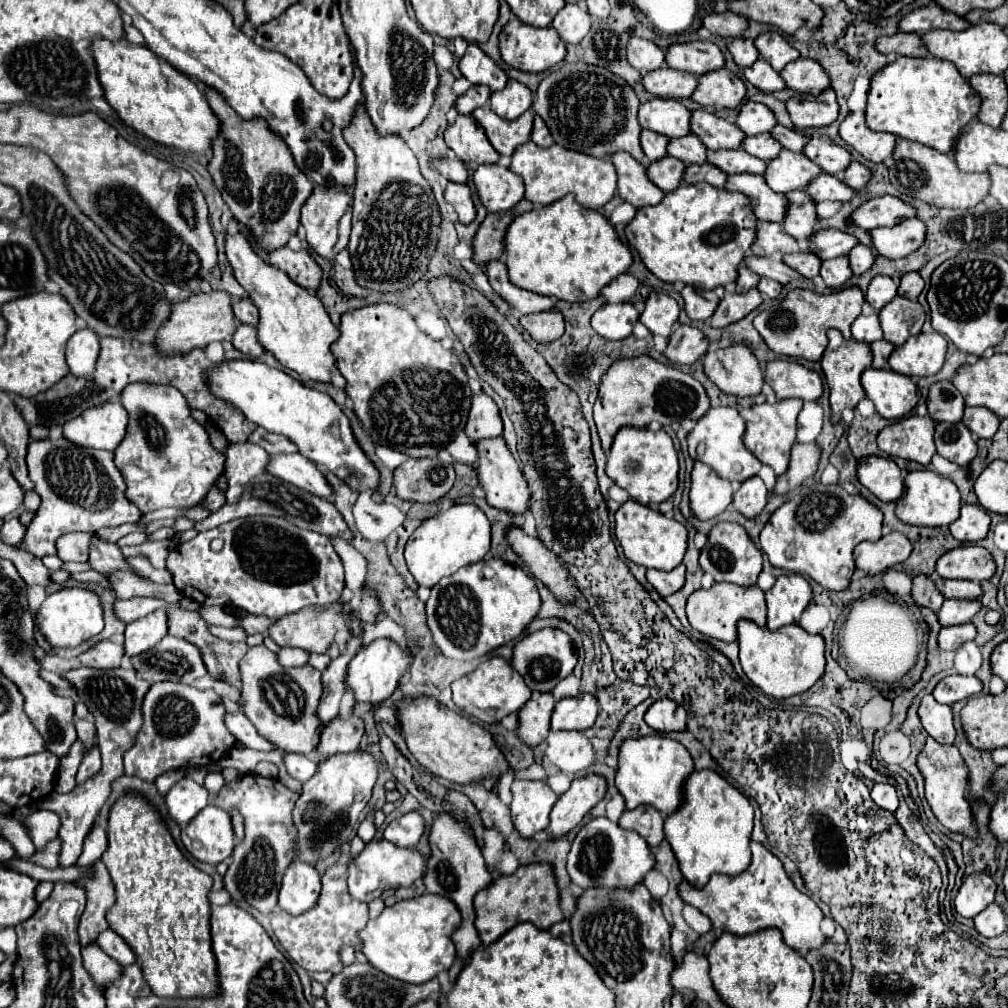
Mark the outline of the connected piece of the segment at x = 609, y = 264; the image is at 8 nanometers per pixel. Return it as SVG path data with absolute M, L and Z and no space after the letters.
M570 194L548 206L540 206L526 214L516 216L506 232L504 242L508 254L506 258L508 274L516 286L536 294L552 294L558 300L568 300L568 302L582 302L596 298L606 284L610 284L616 276L624 274L632 264L632 252L618 238L610 220L598 210L582 208Z

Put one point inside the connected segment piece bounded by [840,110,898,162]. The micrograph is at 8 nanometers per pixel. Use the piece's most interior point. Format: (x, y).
(877, 146)

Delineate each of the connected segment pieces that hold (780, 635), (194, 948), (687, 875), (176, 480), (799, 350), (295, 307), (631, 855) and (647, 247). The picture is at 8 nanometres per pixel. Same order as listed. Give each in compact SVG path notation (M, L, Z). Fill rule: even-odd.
M742 620L738 622L738 644L744 674L766 696L788 698L806 692L818 678L822 678L826 666L824 638L820 634L808 634L798 624L782 626L776 632L770 632L768 628L760 628L750 620Z
M126 794L110 808L108 820L108 848L102 860L112 876L116 890L116 904L108 910L106 920L110 928L124 938L136 954L146 984L156 996L162 998L210 998L218 996L216 960L210 948L210 902L208 892L212 878L192 866L174 844L160 814L138 794Z
M712 770L692 772L684 792L682 808L664 822L666 840L674 850L684 880L694 888L702 888L716 872L744 872L750 866L750 834L754 818L750 800Z
M128 384L120 404L130 416L126 436L114 450L114 464L126 482L126 496L140 508L191 508L216 484L224 470L220 454L206 432L190 416L186 398L164 384Z
M850 286L832 294L816 294L812 290L794 288L784 296L782 302L778 300L772 308L760 312L754 318L754 328L760 332L768 348L774 350L776 354L816 362L826 350L828 328L836 328L842 332L842 336L852 338L850 324L860 316L862 304L864 304L864 296L858 286Z
M242 230L236 234L226 234L226 256L236 280L260 310L260 344L270 350L286 368L298 372L300 376L318 382L330 382L330 372L336 368L330 346L338 338L338 328L330 322L322 302L312 292L306 292L306 288L294 284L286 272L266 264L254 252L250 238Z
M594 818L590 820L574 838L572 848L568 852L568 874L574 884L578 884L582 890L588 888L622 888L630 890L636 884L644 880L644 876L654 868L656 858L636 832L622 830L616 822L610 822L608 818Z
M682 184L668 192L660 204L640 208L634 220L626 226L626 238L640 252L642 262L656 278L672 284L684 282L698 290L714 290L736 282L738 266L756 240L756 226L758 218L750 208L748 196L742 196L740 192L726 192L724 188L710 188L710 184Z

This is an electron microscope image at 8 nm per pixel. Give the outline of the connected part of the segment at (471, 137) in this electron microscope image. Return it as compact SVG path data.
M458 114L454 124L446 128L444 140L466 164L494 164L500 158L472 116Z

